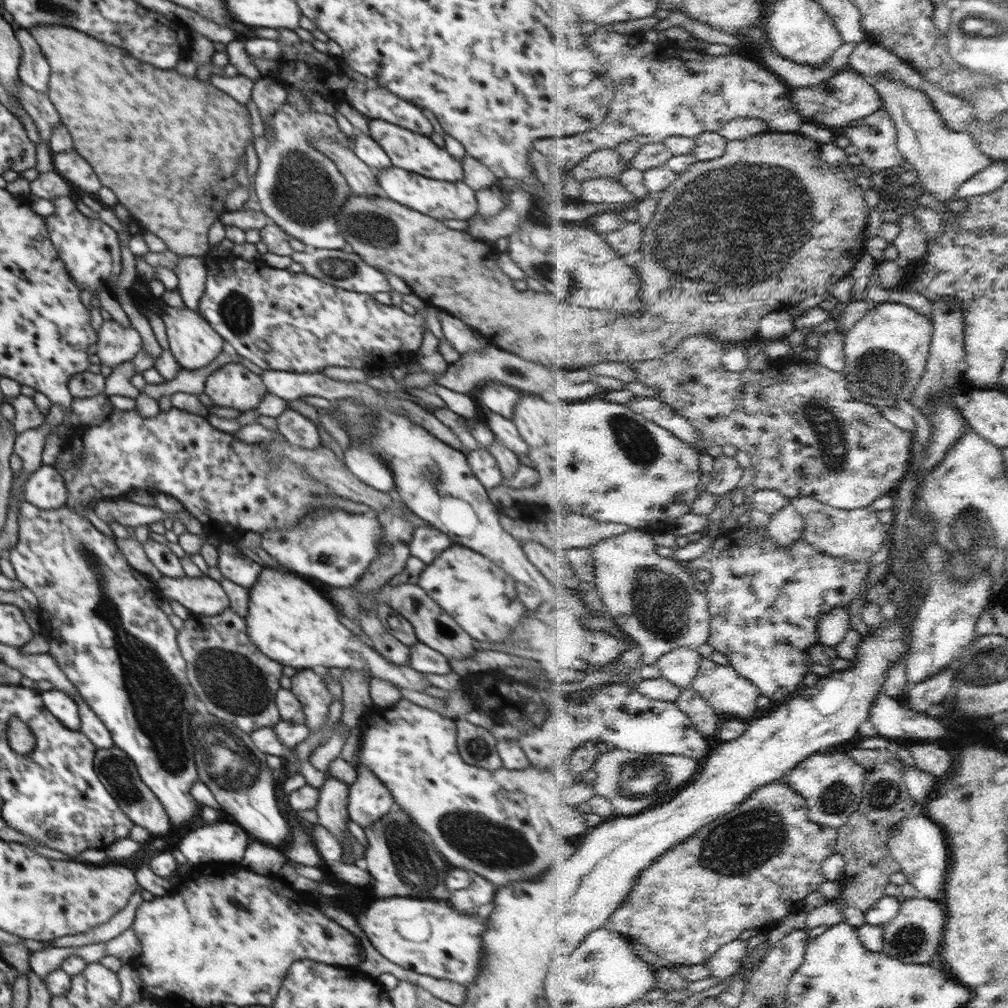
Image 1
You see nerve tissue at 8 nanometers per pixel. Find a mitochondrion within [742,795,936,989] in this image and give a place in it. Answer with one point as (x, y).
(908, 940)

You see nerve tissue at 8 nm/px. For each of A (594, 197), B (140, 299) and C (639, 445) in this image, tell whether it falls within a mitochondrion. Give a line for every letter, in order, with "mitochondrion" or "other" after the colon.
A: other
B: other
C: mitochondrion

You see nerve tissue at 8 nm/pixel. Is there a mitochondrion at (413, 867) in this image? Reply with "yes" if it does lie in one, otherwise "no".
yes

